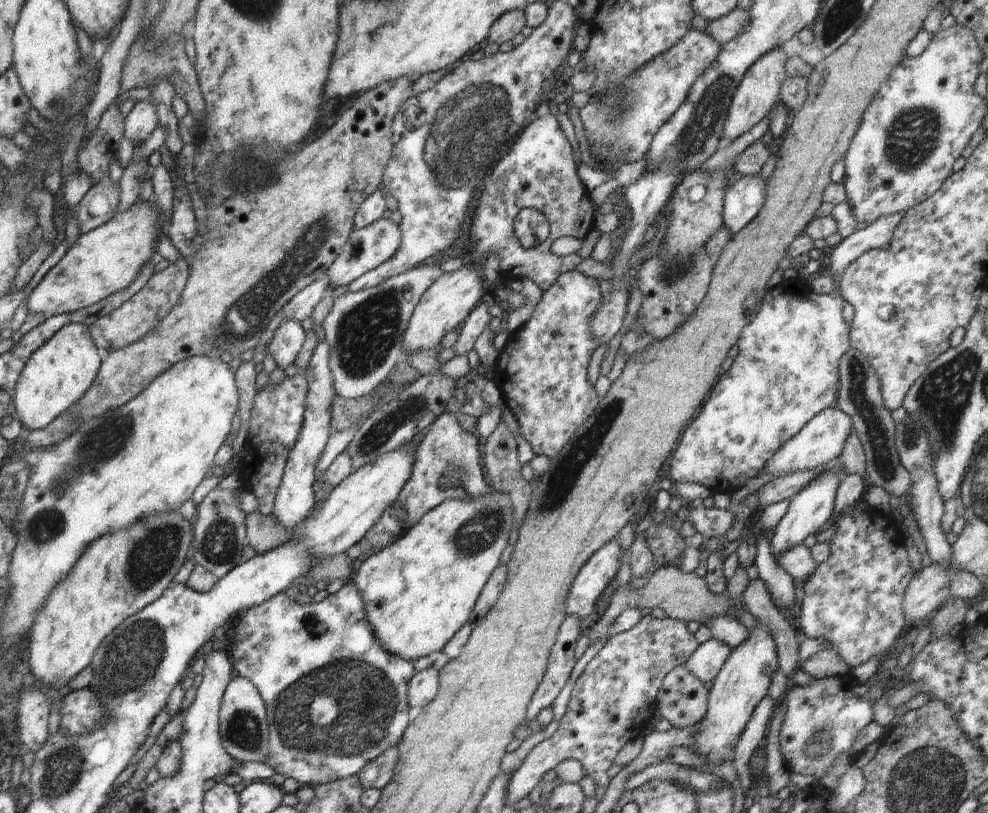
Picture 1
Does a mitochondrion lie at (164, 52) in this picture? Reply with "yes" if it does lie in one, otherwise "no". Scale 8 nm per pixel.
yes

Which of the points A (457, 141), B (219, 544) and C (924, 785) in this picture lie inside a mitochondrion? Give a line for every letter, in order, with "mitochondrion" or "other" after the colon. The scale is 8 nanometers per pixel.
A: mitochondrion
B: mitochondrion
C: mitochondrion

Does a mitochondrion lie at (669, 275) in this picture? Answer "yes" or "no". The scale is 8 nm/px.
yes

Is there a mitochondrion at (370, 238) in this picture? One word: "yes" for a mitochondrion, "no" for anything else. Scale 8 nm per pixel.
no

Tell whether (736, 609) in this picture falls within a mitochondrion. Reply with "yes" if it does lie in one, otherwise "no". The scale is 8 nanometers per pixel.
no

